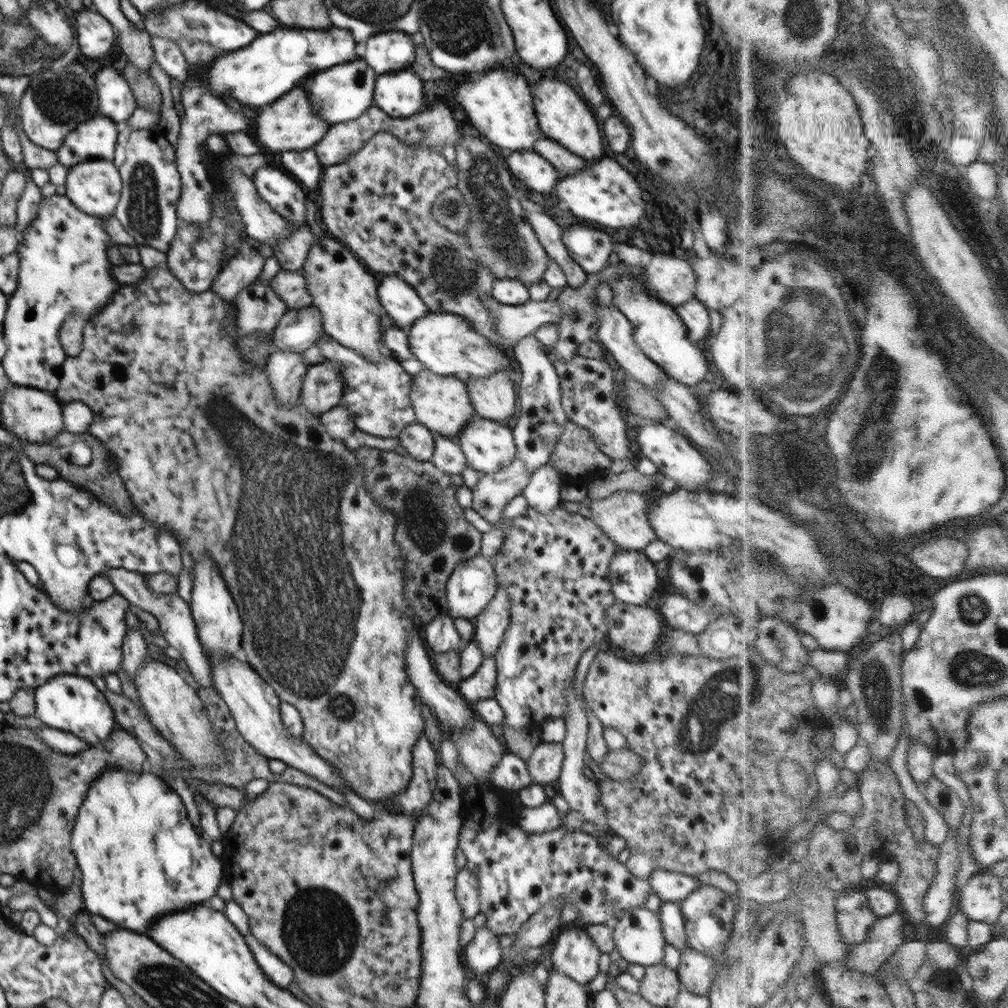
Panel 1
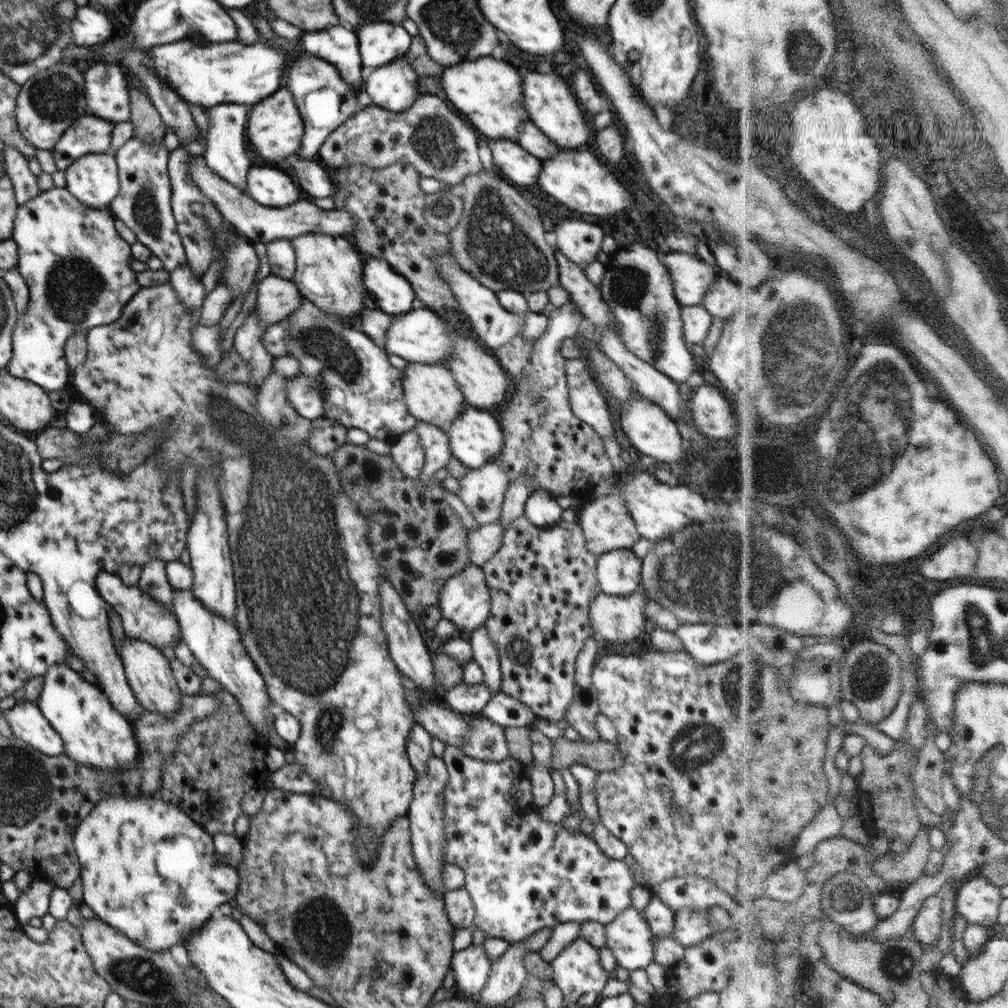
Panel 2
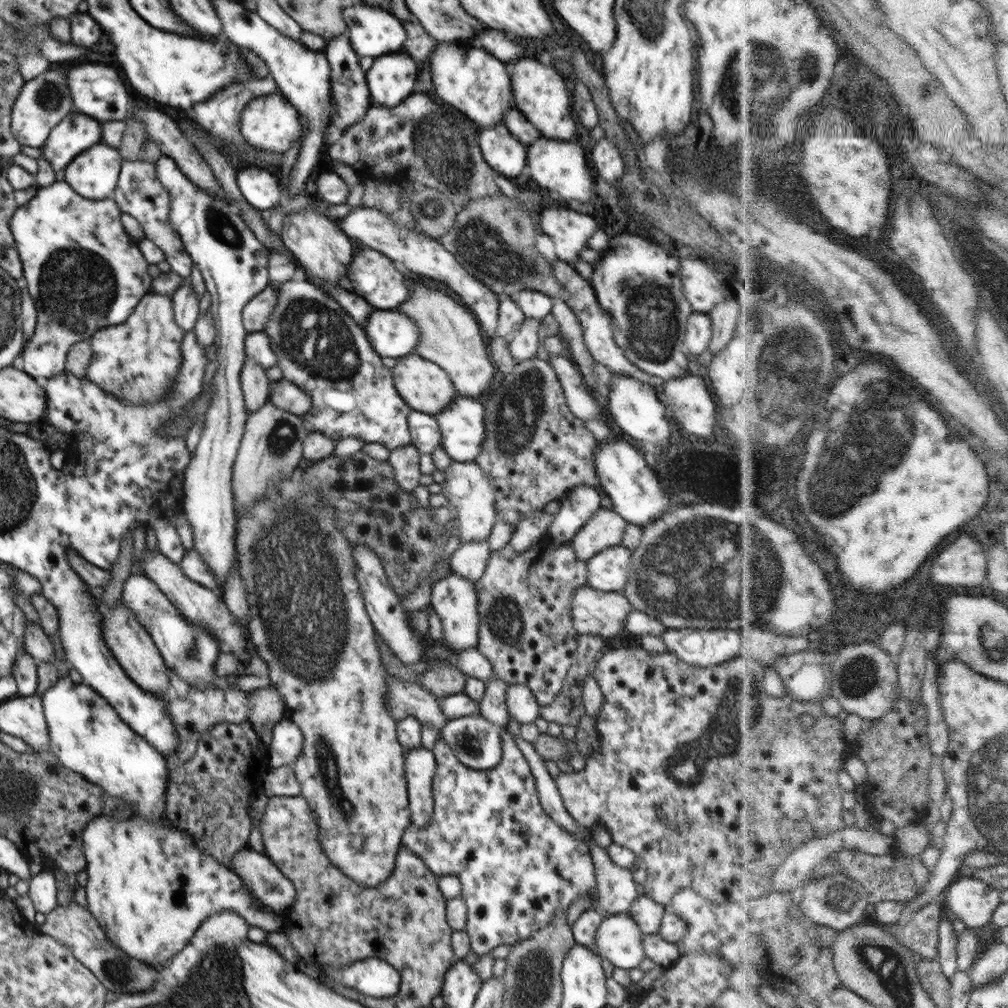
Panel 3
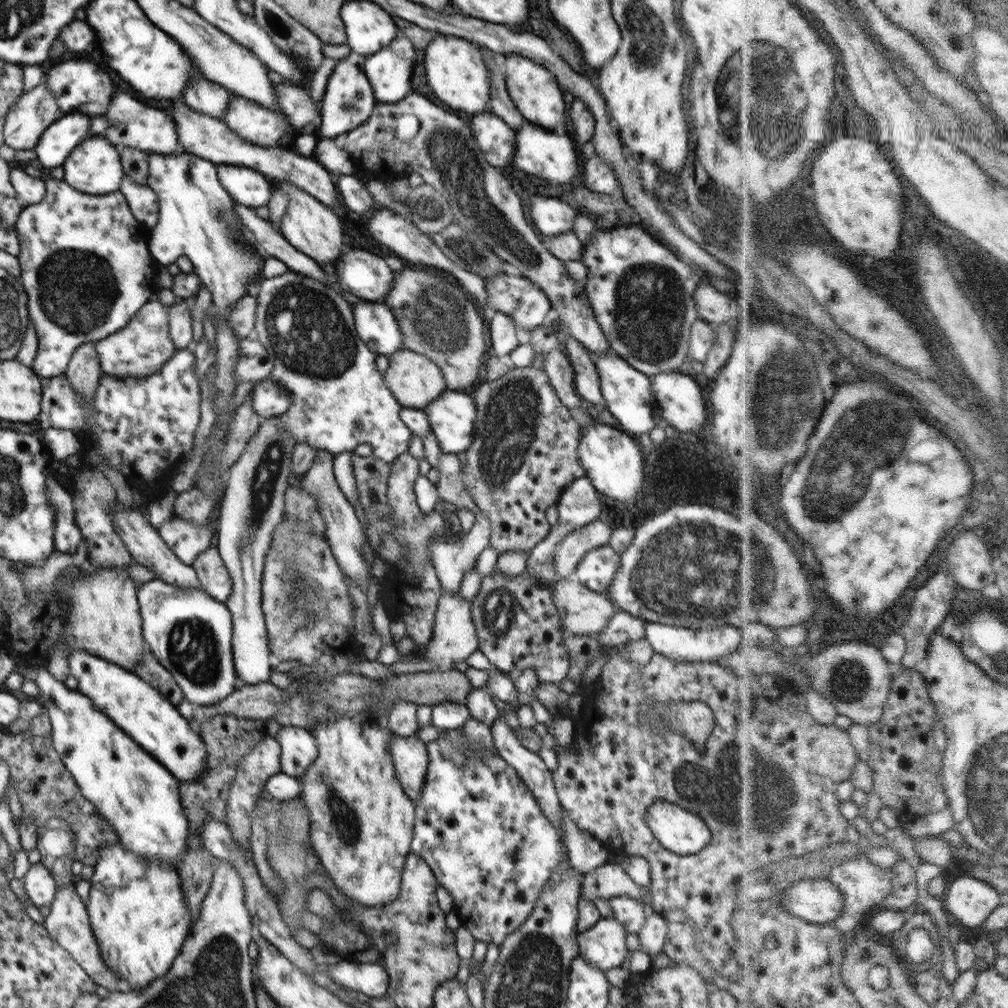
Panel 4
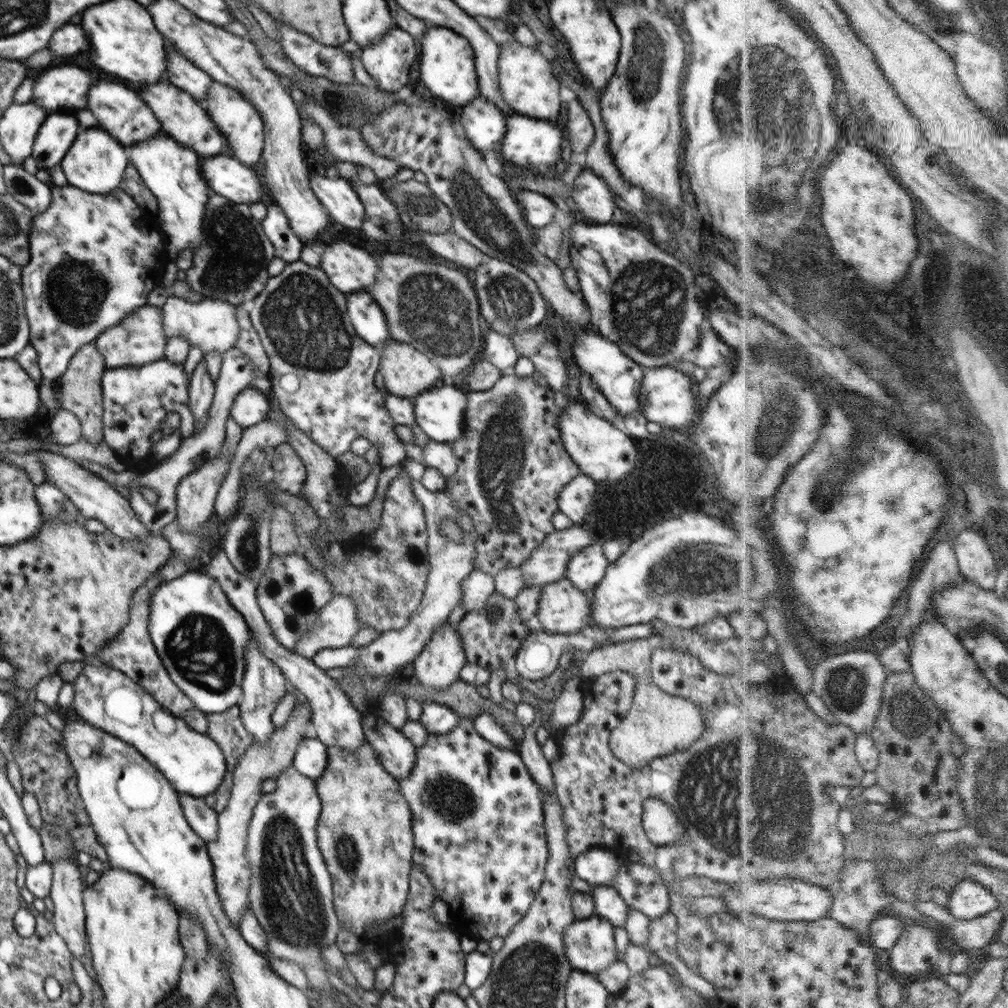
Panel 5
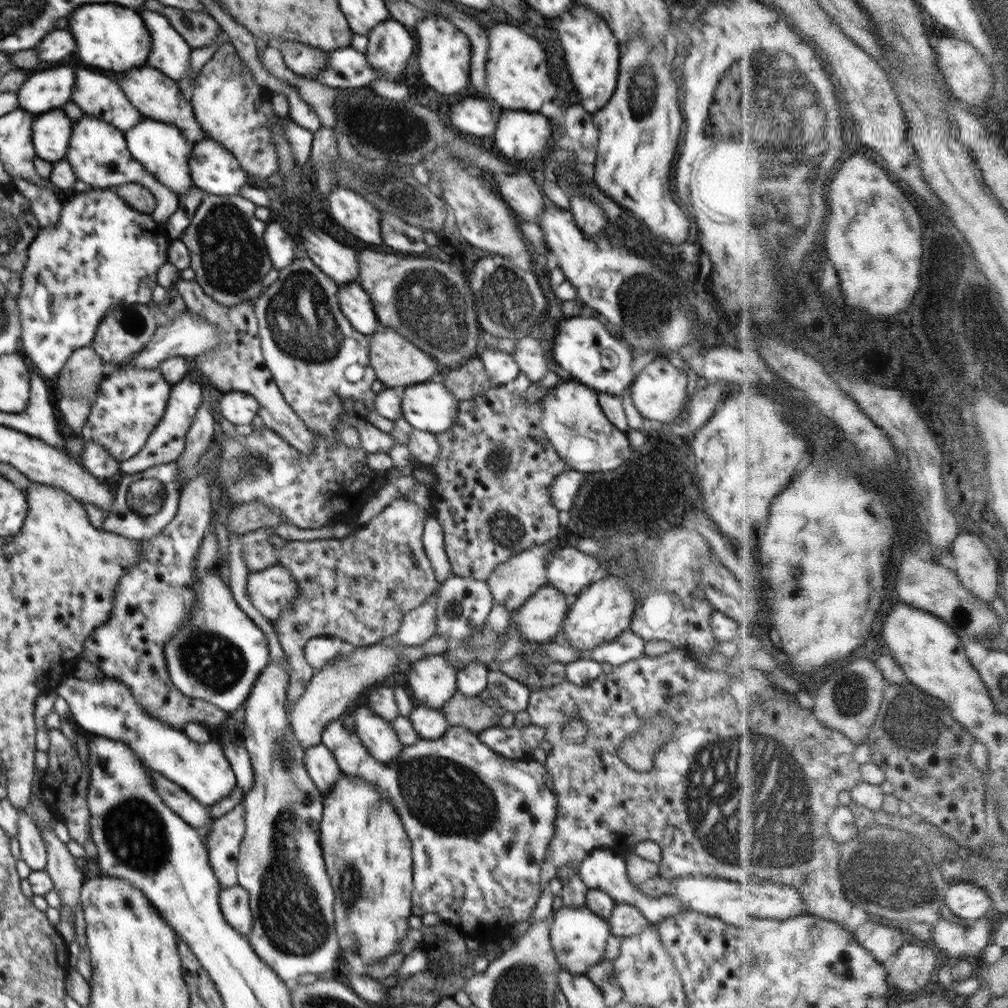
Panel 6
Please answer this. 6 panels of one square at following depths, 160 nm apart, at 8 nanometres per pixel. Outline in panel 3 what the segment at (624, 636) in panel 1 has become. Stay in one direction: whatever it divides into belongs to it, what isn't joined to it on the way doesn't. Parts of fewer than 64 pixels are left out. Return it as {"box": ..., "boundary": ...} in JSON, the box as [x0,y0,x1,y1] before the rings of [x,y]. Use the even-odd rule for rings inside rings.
{"box":[571,587,634,637],"boundary":[[[592,587],[577,588],[572,595],[571,617],[574,628],[582,634],[615,637],[623,629],[626,617],[634,610],[622,592],[602,592]]]}

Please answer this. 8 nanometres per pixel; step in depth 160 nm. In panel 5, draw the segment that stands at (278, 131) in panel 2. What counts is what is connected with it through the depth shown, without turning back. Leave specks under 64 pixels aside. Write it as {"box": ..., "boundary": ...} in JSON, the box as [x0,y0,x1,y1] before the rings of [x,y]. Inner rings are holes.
{"box":[199,80,264,167],"boundary":[[[214,80],[206,96],[199,103],[208,113],[216,128],[226,137],[232,156],[248,167],[254,166],[263,154],[264,146],[264,123],[256,107],[240,92]]]}

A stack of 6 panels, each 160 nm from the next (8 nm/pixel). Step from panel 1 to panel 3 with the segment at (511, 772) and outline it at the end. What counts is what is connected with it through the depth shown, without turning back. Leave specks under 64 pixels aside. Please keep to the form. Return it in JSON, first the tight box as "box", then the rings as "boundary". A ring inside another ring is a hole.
{"box":[439,712,502,769],"boundary":[[[480,712],[448,721],[439,733],[458,761],[472,769],[490,769],[502,760],[500,730]]]}

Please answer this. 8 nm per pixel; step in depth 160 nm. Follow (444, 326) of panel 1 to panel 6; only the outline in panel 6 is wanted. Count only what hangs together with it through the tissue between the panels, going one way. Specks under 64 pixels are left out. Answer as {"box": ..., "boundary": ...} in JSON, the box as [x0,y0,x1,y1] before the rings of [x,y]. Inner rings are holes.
{"box":[337,283,380,337],"boundary":[[[358,283],[339,286],[337,296],[344,317],[357,332],[369,337],[380,328],[374,306]]]}

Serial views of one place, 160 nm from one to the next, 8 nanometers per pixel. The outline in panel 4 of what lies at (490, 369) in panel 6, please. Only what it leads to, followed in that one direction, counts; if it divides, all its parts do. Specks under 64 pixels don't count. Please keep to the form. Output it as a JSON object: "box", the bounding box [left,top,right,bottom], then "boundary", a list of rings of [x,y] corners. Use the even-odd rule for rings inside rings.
{"box":[490,313,518,356],"boundary":[[[495,313],[490,322],[490,353],[494,356],[508,356],[518,345],[518,328],[512,317]]]}

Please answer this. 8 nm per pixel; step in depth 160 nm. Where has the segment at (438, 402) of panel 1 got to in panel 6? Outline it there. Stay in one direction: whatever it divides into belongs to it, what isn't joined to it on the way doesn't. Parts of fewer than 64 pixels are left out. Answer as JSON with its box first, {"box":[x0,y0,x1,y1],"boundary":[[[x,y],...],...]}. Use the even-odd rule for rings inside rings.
{"box":[369,326,442,391],"boundary":[[[381,326],[369,336],[369,363],[376,373],[376,378],[385,388],[399,391],[414,384],[424,384],[424,382],[438,379],[442,372],[442,368],[432,355],[420,350],[420,347],[409,341],[408,337]]]}

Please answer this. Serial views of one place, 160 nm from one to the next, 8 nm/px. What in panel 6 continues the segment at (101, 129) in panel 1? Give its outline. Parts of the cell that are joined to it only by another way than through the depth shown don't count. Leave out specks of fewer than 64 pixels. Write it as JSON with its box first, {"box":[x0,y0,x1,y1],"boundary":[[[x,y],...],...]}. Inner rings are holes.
{"box":[32,112,74,163],"boundary":[[[45,112],[33,117],[32,140],[36,154],[42,160],[55,163],[66,156],[74,120],[65,112]]]}

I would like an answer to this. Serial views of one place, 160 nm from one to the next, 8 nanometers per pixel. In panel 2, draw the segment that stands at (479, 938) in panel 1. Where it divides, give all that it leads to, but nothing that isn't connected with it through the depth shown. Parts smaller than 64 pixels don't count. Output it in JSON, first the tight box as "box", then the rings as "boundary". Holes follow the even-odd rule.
{"box":[450,945,492,1000],"boundary":[[[470,945],[464,950],[454,953],[450,967],[454,971],[455,984],[454,989],[459,990],[458,993],[463,994],[464,1000],[476,999],[479,992],[484,988],[488,980],[492,961],[488,959],[484,949],[480,945]]]}

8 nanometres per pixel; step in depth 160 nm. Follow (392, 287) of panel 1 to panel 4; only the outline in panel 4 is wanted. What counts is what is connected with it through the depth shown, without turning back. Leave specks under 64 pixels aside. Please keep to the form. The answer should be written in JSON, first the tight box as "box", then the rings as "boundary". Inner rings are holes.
{"box":[333,250,394,303],"boundary":[[[366,250],[345,251],[338,256],[338,260],[333,265],[336,268],[340,289],[356,300],[370,301],[371,303],[383,302],[390,294],[390,290],[394,288],[394,274],[391,268],[380,256],[374,256]]]}

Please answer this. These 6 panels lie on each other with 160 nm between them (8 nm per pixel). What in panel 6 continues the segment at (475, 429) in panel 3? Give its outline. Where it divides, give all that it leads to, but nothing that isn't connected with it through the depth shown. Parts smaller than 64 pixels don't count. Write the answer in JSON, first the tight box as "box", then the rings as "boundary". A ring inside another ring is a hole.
{"box":[400,379,459,434],"boundary":[[[434,379],[414,384],[400,391],[402,416],[414,428],[437,434],[447,434],[456,420],[459,401]]]}

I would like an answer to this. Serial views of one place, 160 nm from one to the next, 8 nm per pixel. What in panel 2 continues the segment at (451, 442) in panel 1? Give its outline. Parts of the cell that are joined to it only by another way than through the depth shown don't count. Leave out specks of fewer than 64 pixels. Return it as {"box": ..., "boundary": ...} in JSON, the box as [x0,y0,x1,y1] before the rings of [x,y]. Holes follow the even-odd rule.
{"box":[413,420,452,482],"boundary":[[[417,420],[413,429],[418,433],[425,454],[425,463],[418,477],[427,482],[452,458],[449,438],[445,431],[429,422]]]}

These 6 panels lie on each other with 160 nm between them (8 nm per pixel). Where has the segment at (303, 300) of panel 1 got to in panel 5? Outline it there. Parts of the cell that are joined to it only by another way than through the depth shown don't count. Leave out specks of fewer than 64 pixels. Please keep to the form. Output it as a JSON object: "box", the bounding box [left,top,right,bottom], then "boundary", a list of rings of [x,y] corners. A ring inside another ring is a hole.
{"box":[162,296,240,354],"boundary":[[[171,296],[162,308],[162,323],[164,335],[185,338],[190,346],[198,346],[204,354],[207,352],[226,352],[235,346],[240,325],[236,321],[236,308],[238,305],[204,298],[200,302],[192,303],[184,298]]]}

